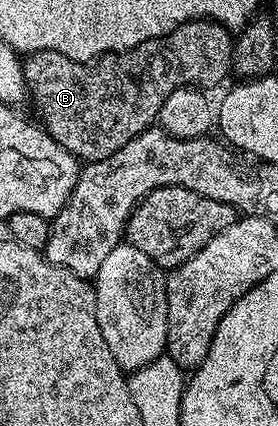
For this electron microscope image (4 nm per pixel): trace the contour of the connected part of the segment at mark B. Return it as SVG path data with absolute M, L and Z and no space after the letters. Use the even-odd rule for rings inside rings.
M192 19L190 23L179 25L171 33L167 33L163 37L155 37L154 39L142 39L139 45L135 45L126 51L111 51L107 55L94 59L92 63L80 63L71 57L63 57L63 53L58 51L34 51L24 60L25 82L27 84L28 94L31 96L31 103L37 106L36 118L39 120L40 126L56 143L63 145L63 149L67 149L70 153L77 156L78 160L84 161L88 155L98 155L101 159L111 157L111 153L119 153L119 149L123 149L123 145L127 145L127 141L131 141L135 137L139 137L139 133L143 133L147 128L154 126L158 122L161 110L163 109L163 101L167 101L167 97L171 97L171 93L175 93L175 89L180 87L198 87L201 89L210 89L216 83L221 83L225 78L230 78L233 69L233 45L235 39L231 34L230 28L225 27L222 23L214 23L212 19Z

